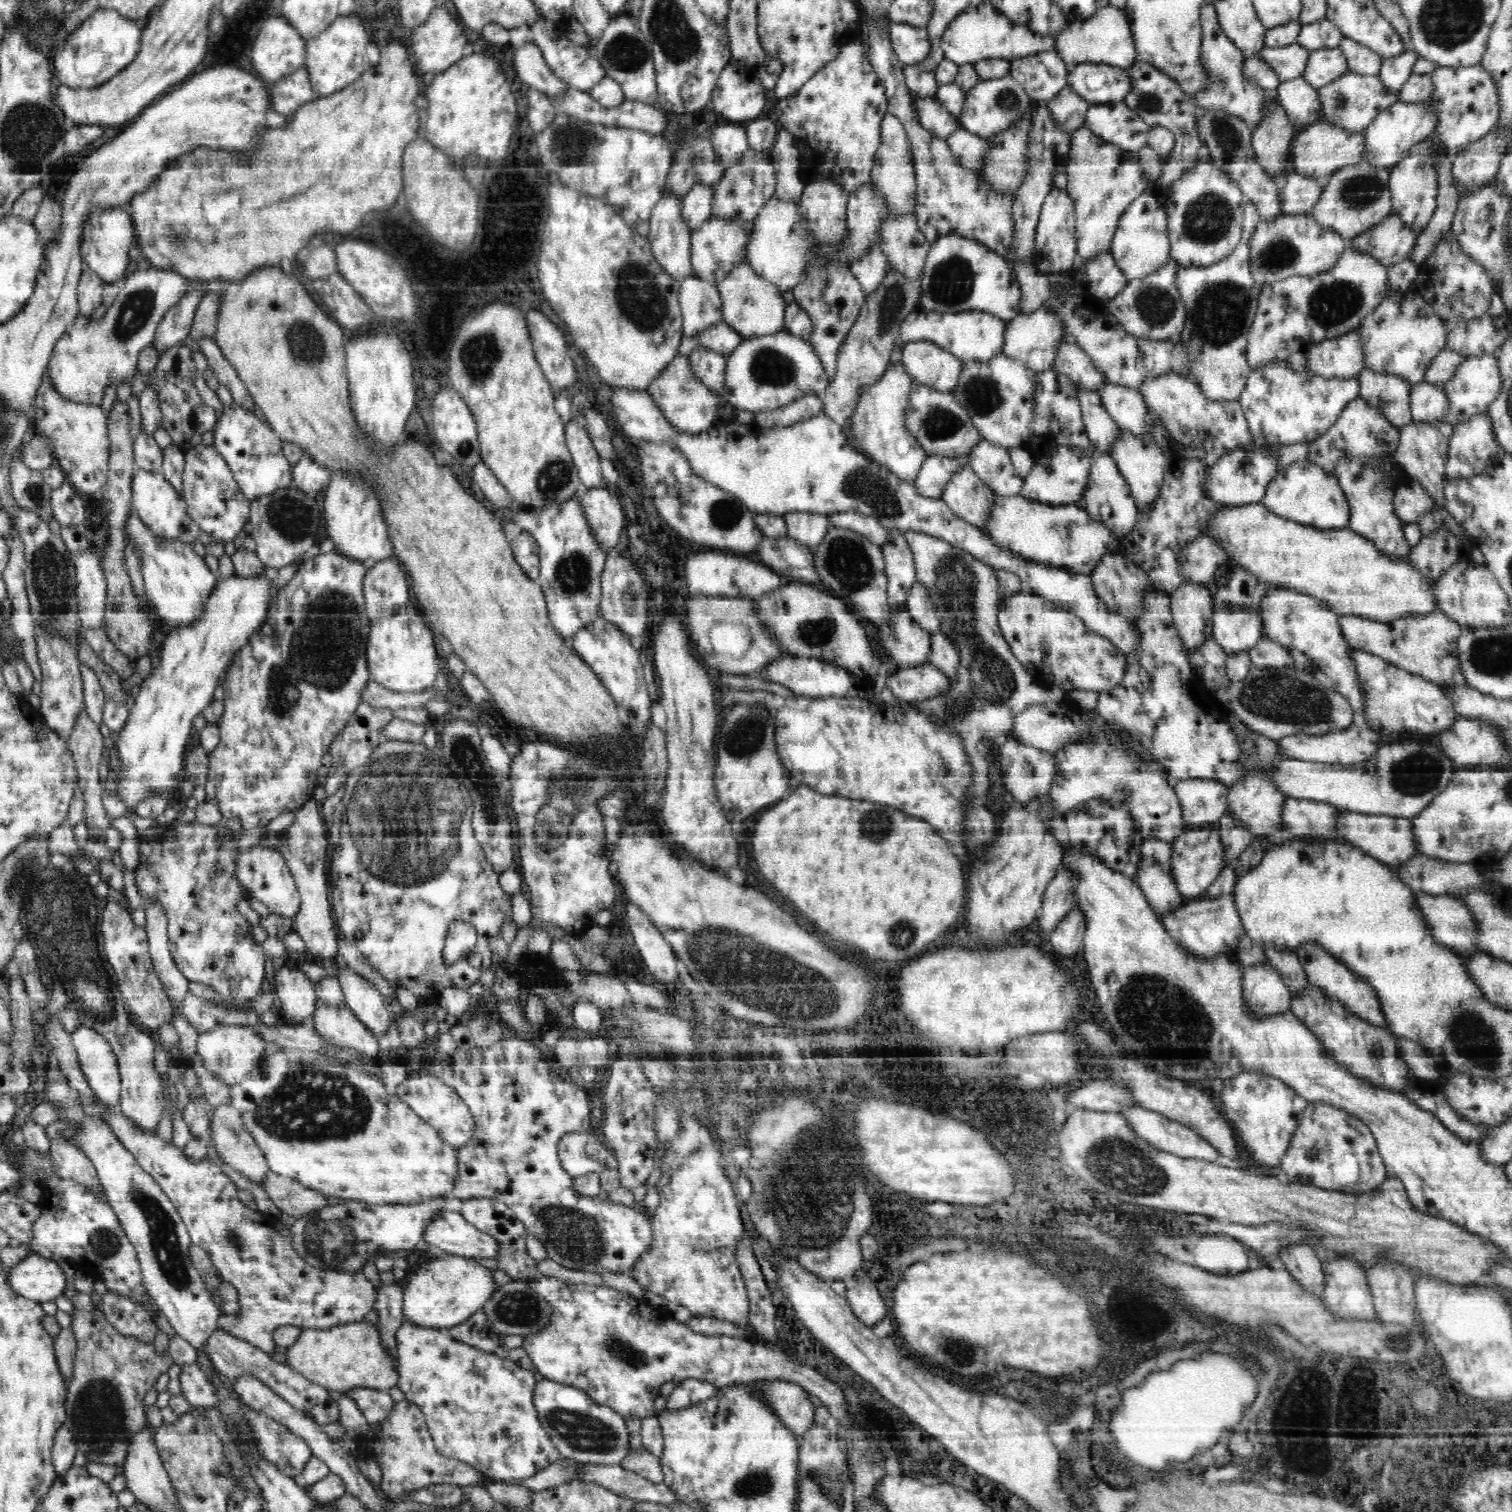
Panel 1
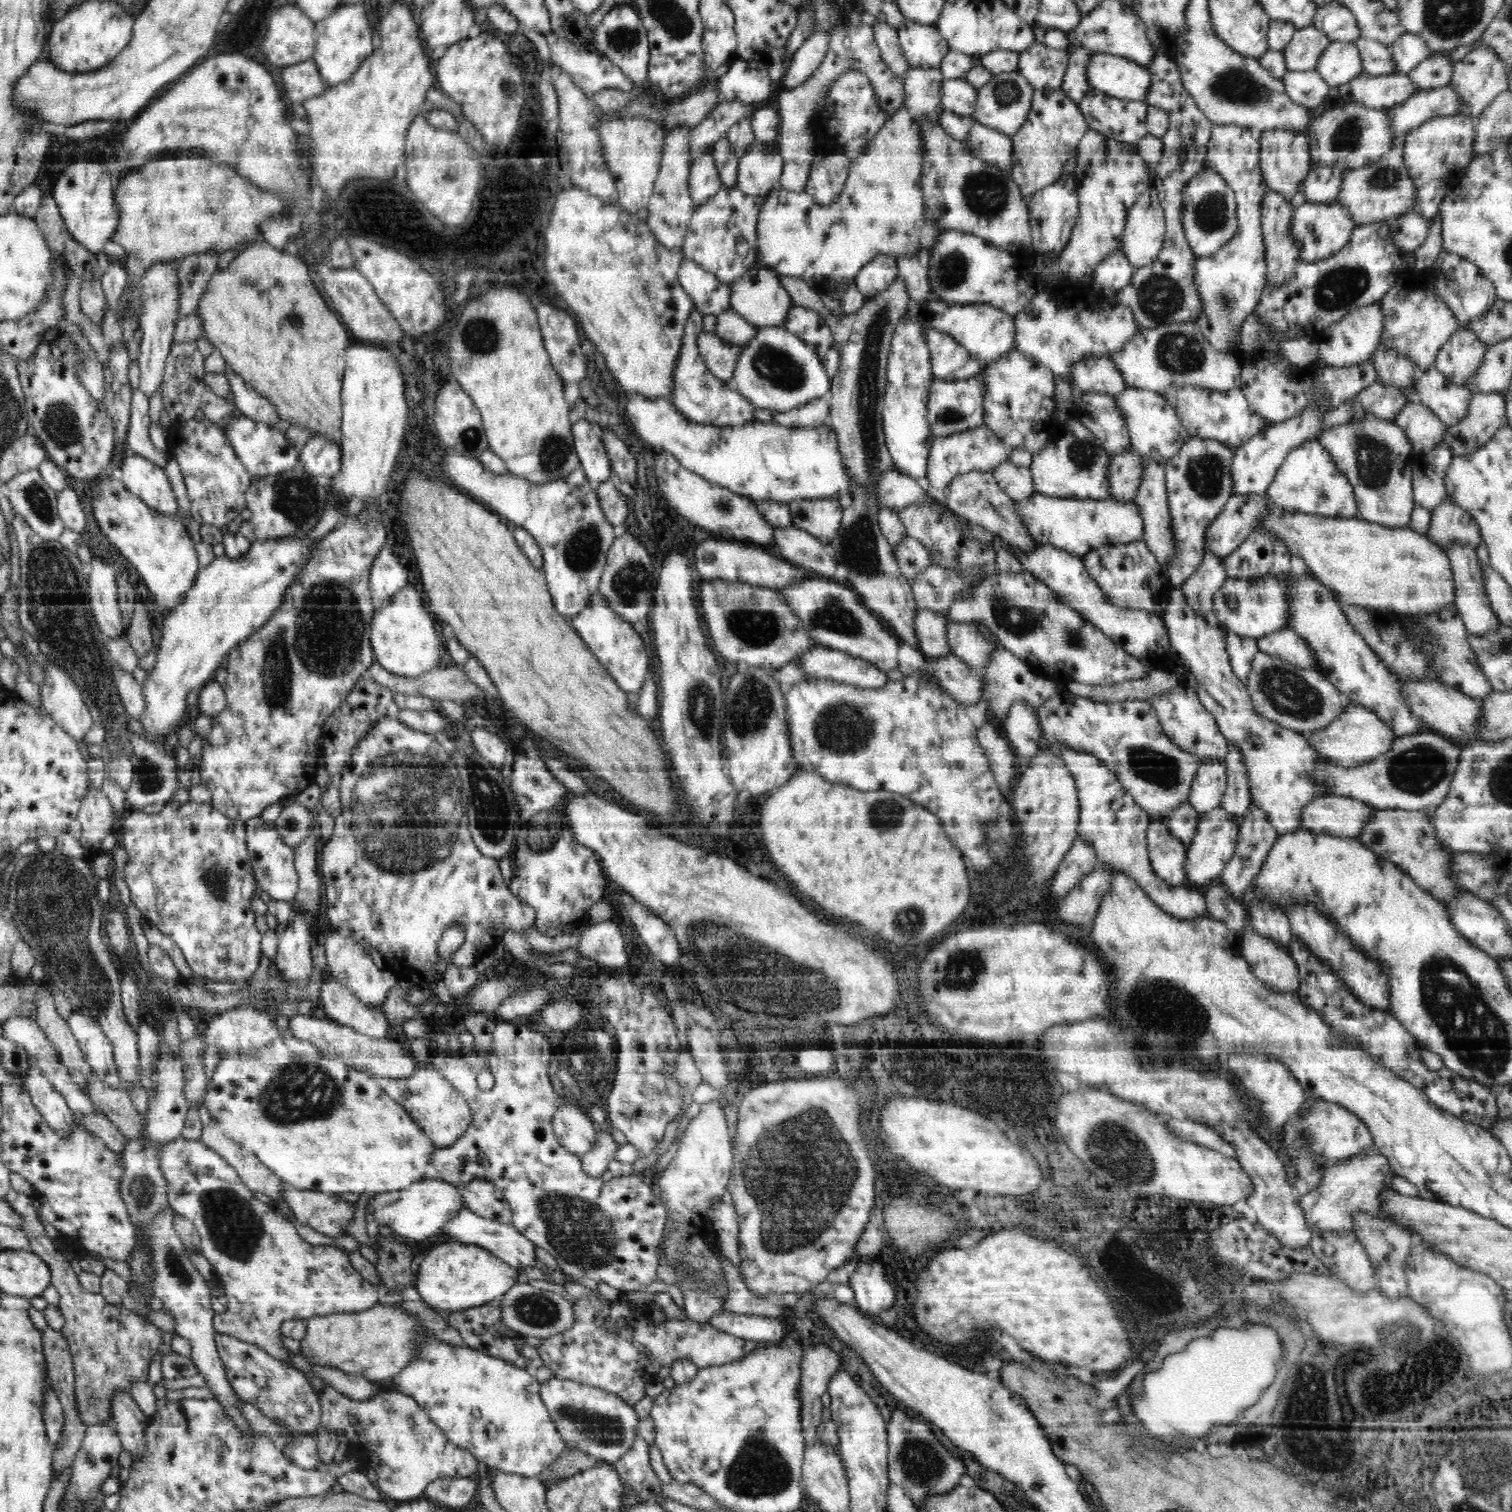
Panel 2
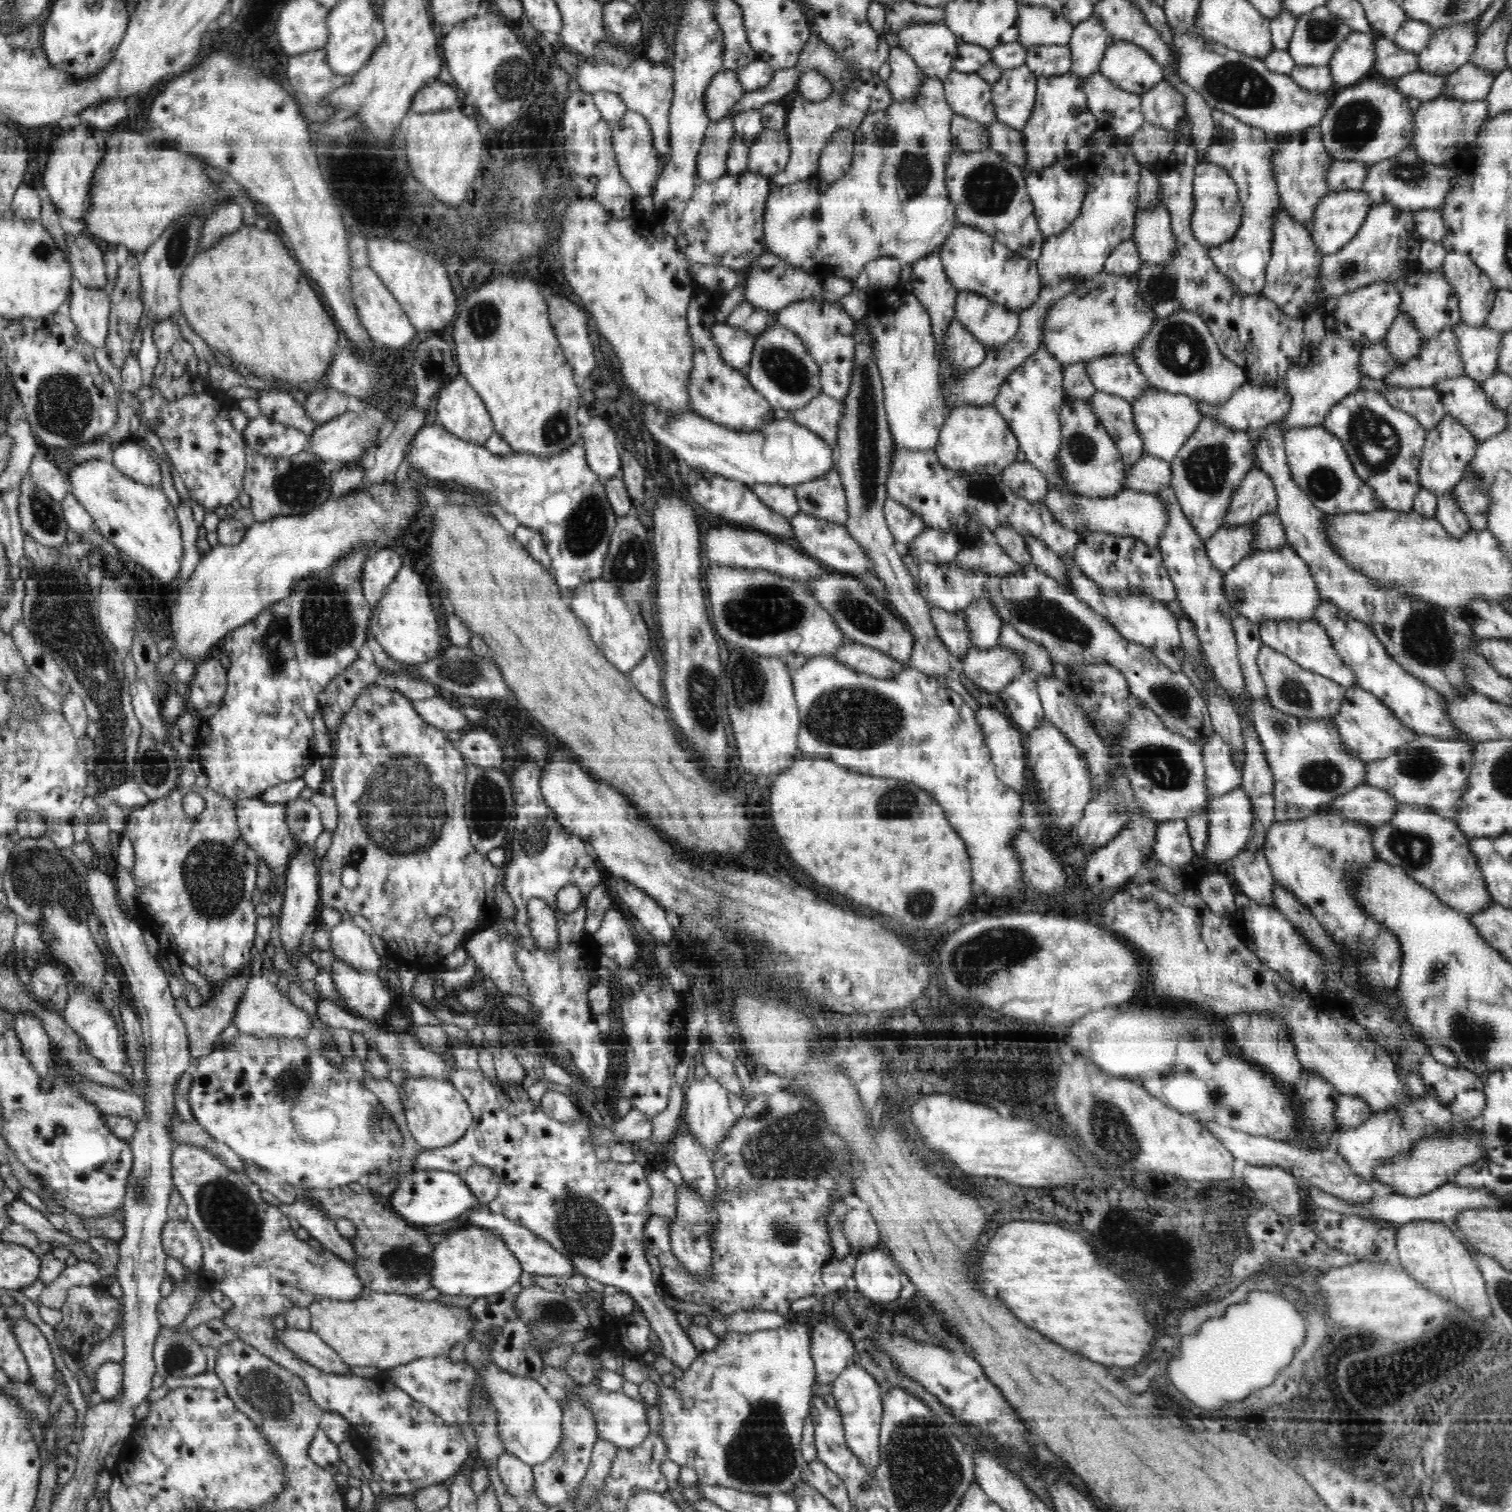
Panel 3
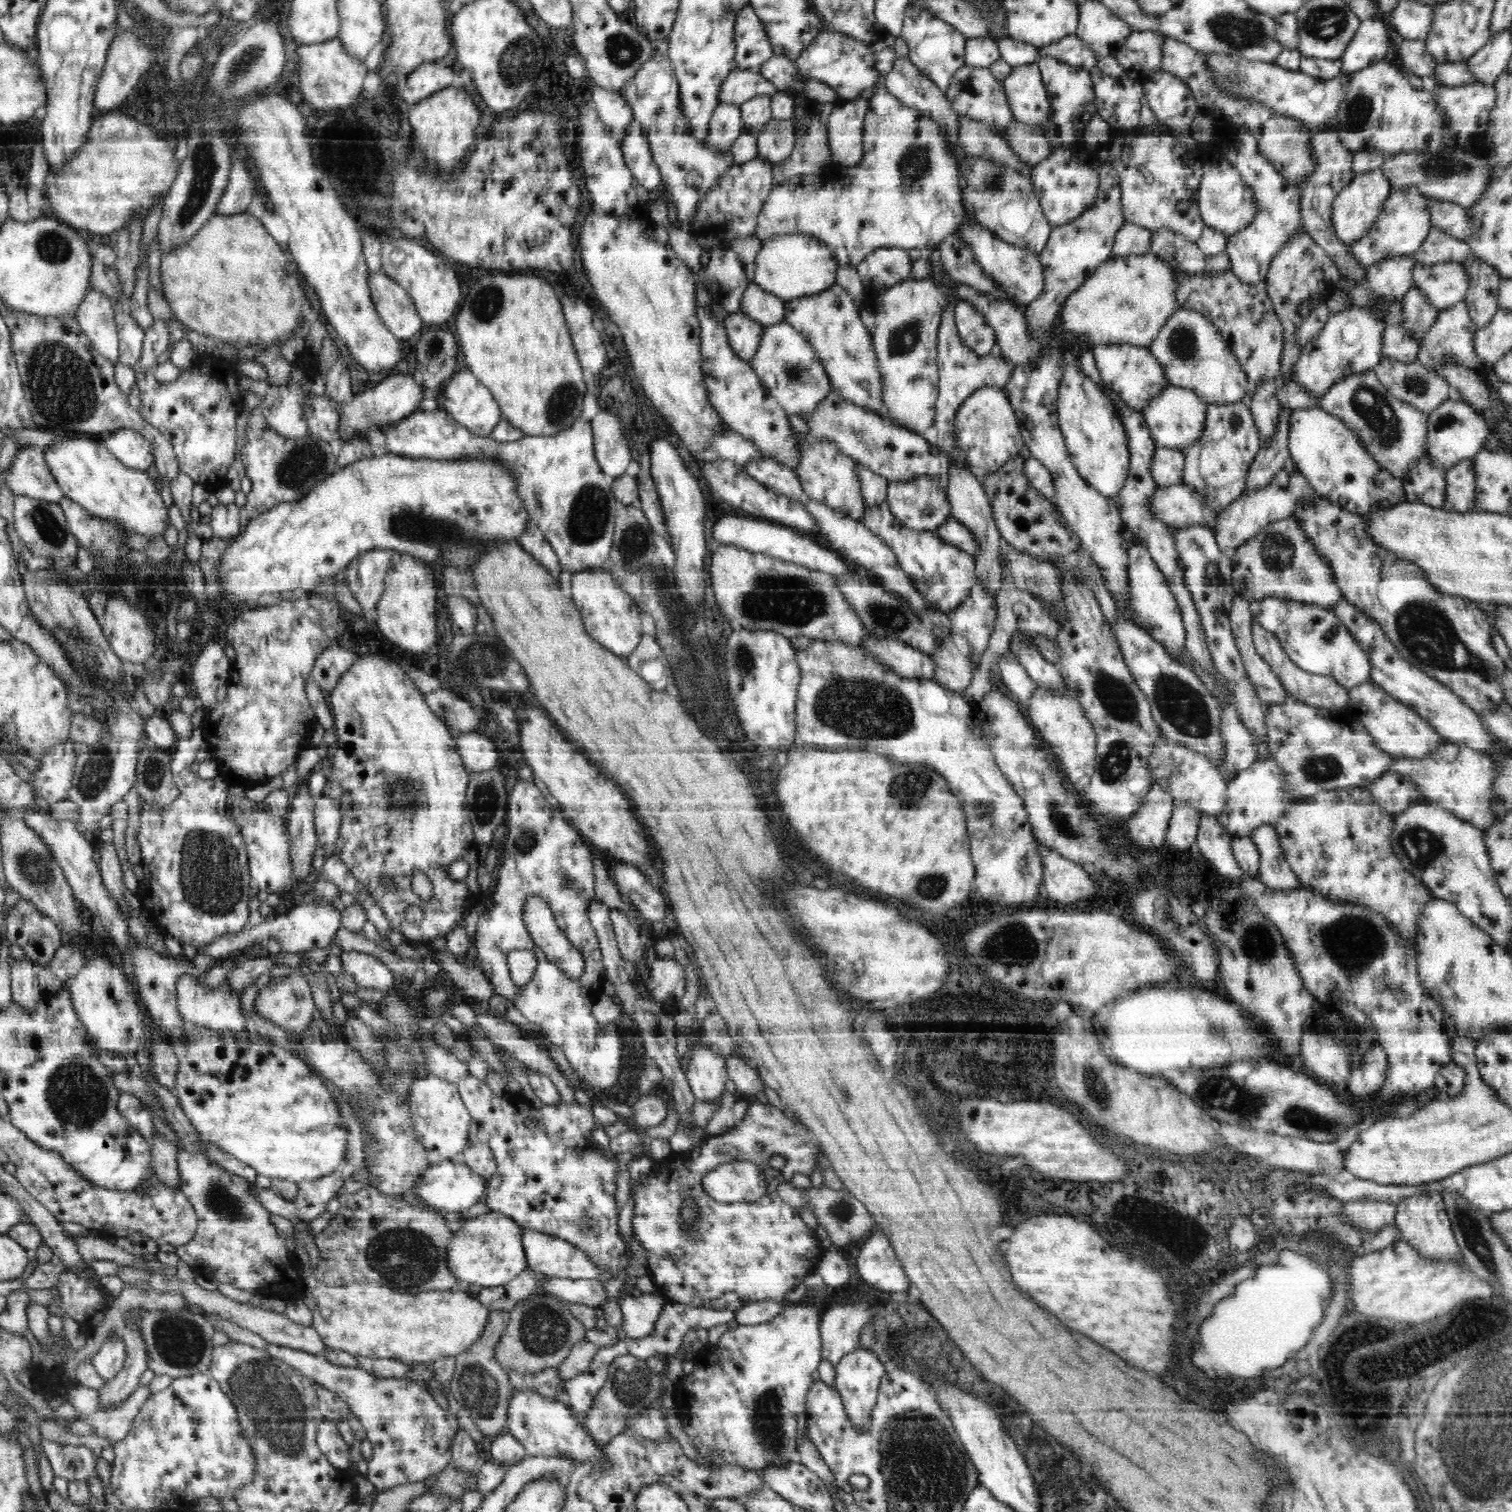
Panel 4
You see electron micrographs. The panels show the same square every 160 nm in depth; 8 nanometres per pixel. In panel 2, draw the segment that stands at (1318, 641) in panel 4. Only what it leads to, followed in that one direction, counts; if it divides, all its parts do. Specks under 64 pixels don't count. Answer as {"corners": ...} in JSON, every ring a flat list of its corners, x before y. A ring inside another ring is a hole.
{"corners":[[1288,626,1257,639,1257,643,1260,652,1285,660,1295,667,1315,668,1314,653,1307,648,1306,642]]}

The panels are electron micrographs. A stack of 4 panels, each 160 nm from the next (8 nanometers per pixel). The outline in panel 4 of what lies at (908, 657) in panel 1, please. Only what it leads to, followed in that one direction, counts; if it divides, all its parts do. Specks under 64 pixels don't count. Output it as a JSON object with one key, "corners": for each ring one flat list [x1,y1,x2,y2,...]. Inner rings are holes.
{"corners":[[976,582,973,585,969,599,967,599,956,611,950,614,951,632,960,632,965,636,972,650,973,658,979,657,988,648,990,636,994,632,994,624,996,624,996,613,998,613,996,600,994,596,982,587,982,583]]}

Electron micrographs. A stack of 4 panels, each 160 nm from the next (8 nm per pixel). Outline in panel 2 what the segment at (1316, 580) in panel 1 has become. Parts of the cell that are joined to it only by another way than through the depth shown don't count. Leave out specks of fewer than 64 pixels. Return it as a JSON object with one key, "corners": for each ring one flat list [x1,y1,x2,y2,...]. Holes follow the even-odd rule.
{"corners":[[1270,506,1262,526,1278,534,1291,556,1304,561,1310,577,1333,592,1334,599,1346,607,1366,608,1377,616,1392,611,1402,616,1421,617,1441,609,1453,609,1455,605,1454,572,1447,552,1432,544,1427,534,1419,534,1409,525,1390,528,1366,522,1359,517,1332,519,1300,512,1290,513,1278,506]]}

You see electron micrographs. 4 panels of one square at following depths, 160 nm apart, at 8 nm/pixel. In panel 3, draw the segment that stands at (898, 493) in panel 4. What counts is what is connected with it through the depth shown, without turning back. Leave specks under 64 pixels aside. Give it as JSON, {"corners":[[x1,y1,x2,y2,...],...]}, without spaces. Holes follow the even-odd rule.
{"corners":[[887,495,884,502,884,516,895,542,909,545,916,536,925,532,926,523,890,495]]}

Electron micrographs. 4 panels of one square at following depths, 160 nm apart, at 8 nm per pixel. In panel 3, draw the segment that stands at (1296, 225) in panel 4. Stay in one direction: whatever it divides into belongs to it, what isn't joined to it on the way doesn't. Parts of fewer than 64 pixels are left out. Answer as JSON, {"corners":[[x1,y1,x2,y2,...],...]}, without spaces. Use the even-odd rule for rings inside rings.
{"corners":[[1213,111,1212,119,1215,123,1216,135,1213,142,1208,146,1206,154,1204,154,1204,160,1222,167,1222,170,1226,171,1226,174,1234,179,1239,191,1243,212,1242,222,1236,234,1225,243,1210,248,1208,255,1214,261,1214,265,1218,267,1220,273,1226,275,1232,281,1232,285,1242,292,1242,295,1260,295,1265,285,1266,267,1271,258,1272,226,1274,226,1276,214,1278,214,1281,206,1281,197,1278,195,1278,183,1276,183,1276,177,1272,173,1272,170,1274,170,1272,152,1275,144,1270,136,1260,128,1252,128,1224,111]]}

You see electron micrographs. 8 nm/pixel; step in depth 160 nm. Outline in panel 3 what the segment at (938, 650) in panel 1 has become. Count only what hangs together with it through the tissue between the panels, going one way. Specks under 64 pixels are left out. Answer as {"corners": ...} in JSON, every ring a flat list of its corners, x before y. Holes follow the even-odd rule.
{"corners":[[982,596,964,612,972,648,990,650,998,647,1003,624,1002,619,995,614,995,608,992,608,990,596]]}

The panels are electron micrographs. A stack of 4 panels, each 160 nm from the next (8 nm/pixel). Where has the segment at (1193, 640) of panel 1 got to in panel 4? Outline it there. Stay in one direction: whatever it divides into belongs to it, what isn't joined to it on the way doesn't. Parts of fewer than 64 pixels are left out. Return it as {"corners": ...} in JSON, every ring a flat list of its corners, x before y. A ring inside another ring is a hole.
{"corners":[[1288,460,1280,472,1273,478,1273,482,1269,487,1261,488,1258,491,1242,492,1235,501,1232,501,1225,509,1218,513,1218,520,1214,524,1213,531,1218,547,1225,554,1230,552,1230,548,1238,550,1244,542,1254,538,1270,521,1292,515,1295,502,1304,496,1323,498,1322,495,1318,495,1314,491,1314,487,1310,486,1310,483,1306,482,1306,477,1298,471,1294,462]]}

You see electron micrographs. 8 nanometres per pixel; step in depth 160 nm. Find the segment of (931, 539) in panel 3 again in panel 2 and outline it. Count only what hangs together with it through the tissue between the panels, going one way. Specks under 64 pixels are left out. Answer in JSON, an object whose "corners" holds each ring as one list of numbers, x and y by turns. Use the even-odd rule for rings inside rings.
{"corners":[[907,536,895,550,900,571,908,583,912,584,916,576,933,566,931,552,923,547,918,541]]}

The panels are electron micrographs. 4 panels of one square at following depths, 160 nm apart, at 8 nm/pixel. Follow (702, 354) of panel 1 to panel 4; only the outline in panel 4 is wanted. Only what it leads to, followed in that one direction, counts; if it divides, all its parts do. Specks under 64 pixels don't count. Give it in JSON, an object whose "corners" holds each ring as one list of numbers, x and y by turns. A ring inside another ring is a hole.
{"corners":[[742,311,725,317,724,327,734,354,740,359,750,361,761,344,765,327]]}

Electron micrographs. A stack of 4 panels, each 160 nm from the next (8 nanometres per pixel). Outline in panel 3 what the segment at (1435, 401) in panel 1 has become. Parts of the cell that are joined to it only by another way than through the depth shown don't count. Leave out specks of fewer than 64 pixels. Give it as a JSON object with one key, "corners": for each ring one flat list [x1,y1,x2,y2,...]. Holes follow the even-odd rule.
{"corners":[[1466,375,1456,376,1456,378,1440,380,1433,386,1440,397,1440,401,1446,405,1447,414,1458,419,1478,442,1494,436,1506,428,1506,411,1498,409,1494,403,1490,403,1480,383,1474,379]]}

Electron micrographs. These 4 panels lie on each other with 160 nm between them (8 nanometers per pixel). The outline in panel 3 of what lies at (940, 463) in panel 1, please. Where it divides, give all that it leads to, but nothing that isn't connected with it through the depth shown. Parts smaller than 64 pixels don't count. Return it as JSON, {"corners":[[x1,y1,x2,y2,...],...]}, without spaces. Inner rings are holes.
{"corners":[[988,403,984,407,966,405,948,412,934,454,938,455,938,462,942,466,952,471,994,476,1000,475,1004,468,1016,461,1018,450,1018,439,1014,438,1006,419,998,414,994,403]]}

